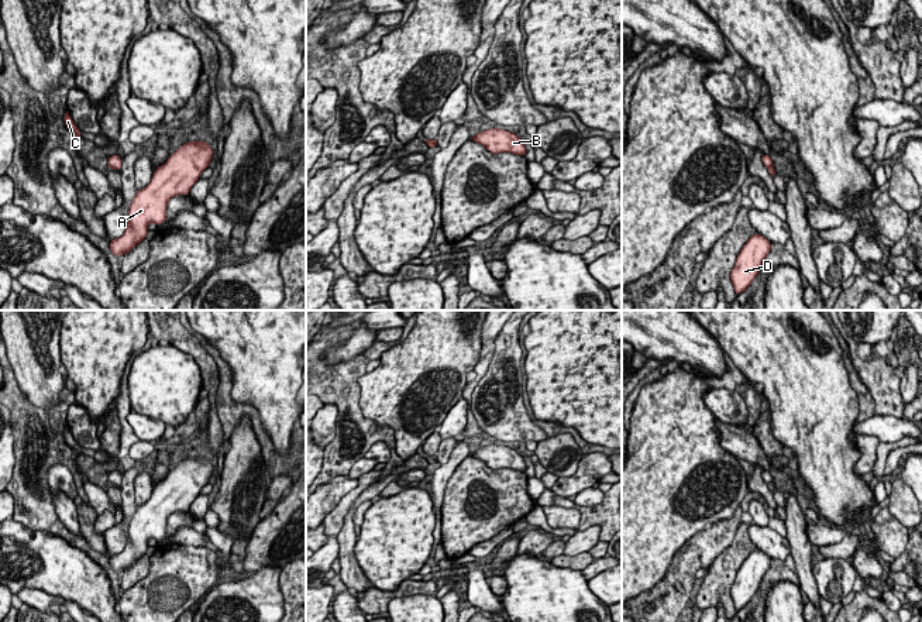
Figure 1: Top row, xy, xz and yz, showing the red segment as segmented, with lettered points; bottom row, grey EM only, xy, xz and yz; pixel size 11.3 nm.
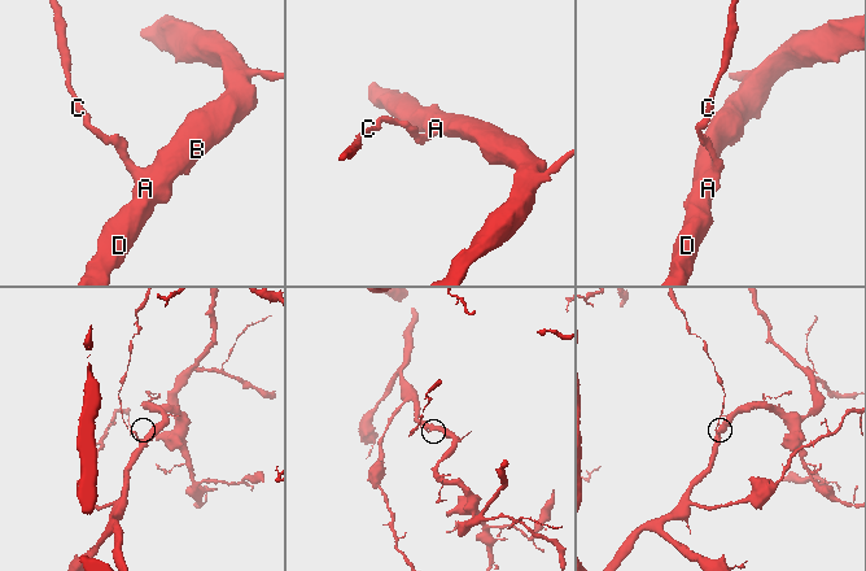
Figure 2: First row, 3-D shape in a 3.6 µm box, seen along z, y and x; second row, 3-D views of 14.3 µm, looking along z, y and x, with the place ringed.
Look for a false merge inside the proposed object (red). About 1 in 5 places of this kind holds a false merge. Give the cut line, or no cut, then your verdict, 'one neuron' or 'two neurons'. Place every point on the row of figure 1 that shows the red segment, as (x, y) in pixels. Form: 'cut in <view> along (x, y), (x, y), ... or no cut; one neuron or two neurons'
cut in xy along (109, 167), (116, 168); two neurons

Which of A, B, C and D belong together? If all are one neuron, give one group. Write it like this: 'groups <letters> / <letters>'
groups A B D / C

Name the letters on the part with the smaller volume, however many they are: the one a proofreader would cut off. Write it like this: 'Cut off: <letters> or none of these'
Cut off: C

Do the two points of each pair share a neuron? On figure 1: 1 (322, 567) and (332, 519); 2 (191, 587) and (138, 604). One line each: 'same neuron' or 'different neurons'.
1: different neurons
2: same neuron

